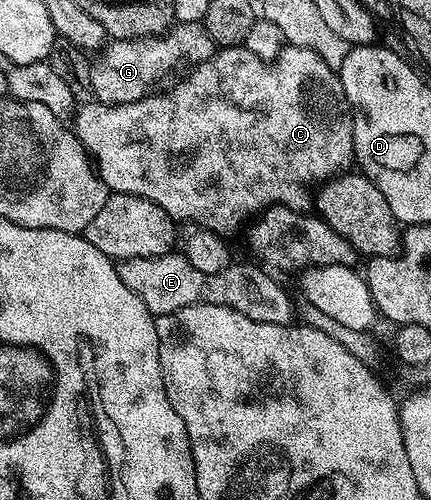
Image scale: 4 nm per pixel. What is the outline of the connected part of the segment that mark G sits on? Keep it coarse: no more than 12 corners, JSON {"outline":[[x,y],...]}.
{"outline":[[202,24],[112,40],[94,100],[137,103],[216,51]]}

